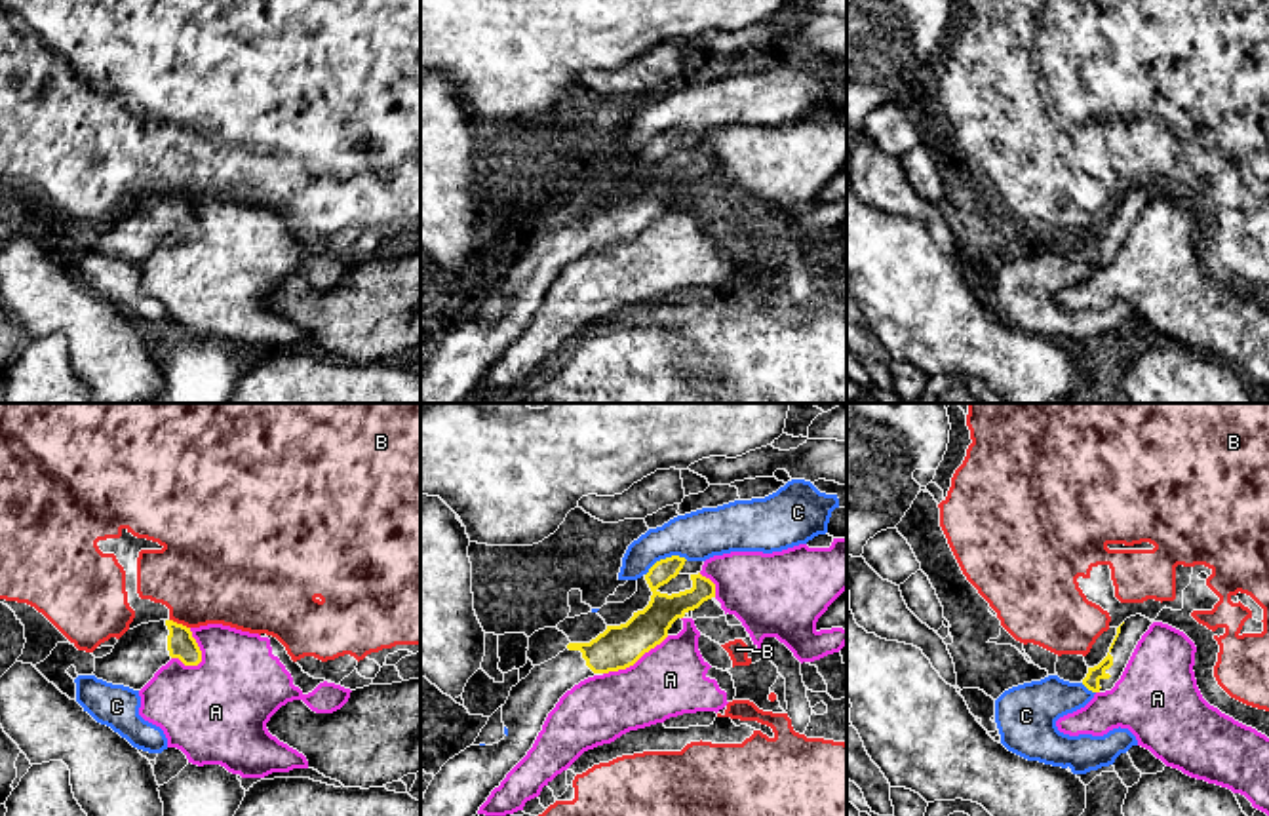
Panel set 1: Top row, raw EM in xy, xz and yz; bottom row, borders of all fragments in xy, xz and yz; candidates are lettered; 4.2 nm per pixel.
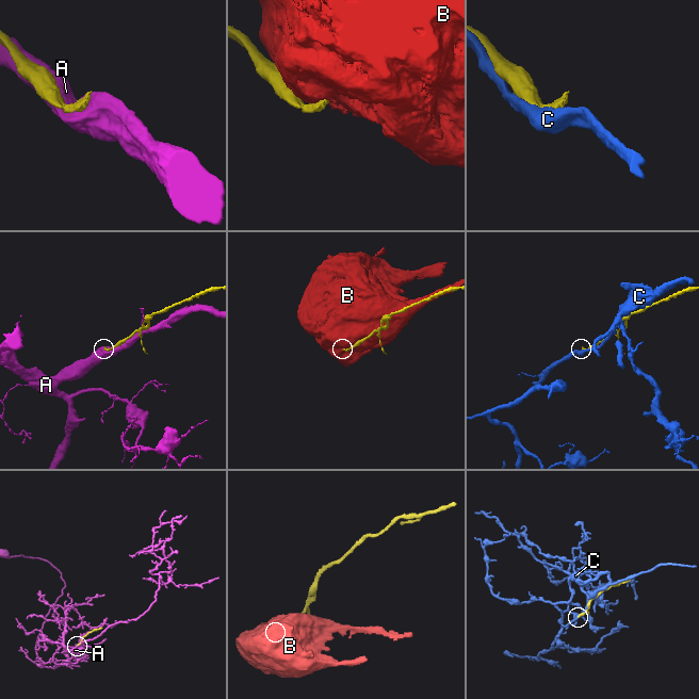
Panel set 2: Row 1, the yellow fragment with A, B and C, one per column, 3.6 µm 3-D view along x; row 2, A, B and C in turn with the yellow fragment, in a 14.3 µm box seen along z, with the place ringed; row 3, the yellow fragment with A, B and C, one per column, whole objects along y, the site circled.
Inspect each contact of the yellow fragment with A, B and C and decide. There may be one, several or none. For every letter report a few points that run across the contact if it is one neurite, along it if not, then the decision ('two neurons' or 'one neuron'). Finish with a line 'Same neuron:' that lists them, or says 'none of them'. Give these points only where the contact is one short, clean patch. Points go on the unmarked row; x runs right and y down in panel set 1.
A: two neurons
B: line xy (170, 193), (189, 202); two neurons
C: two neurons
Same neuron: none of them

